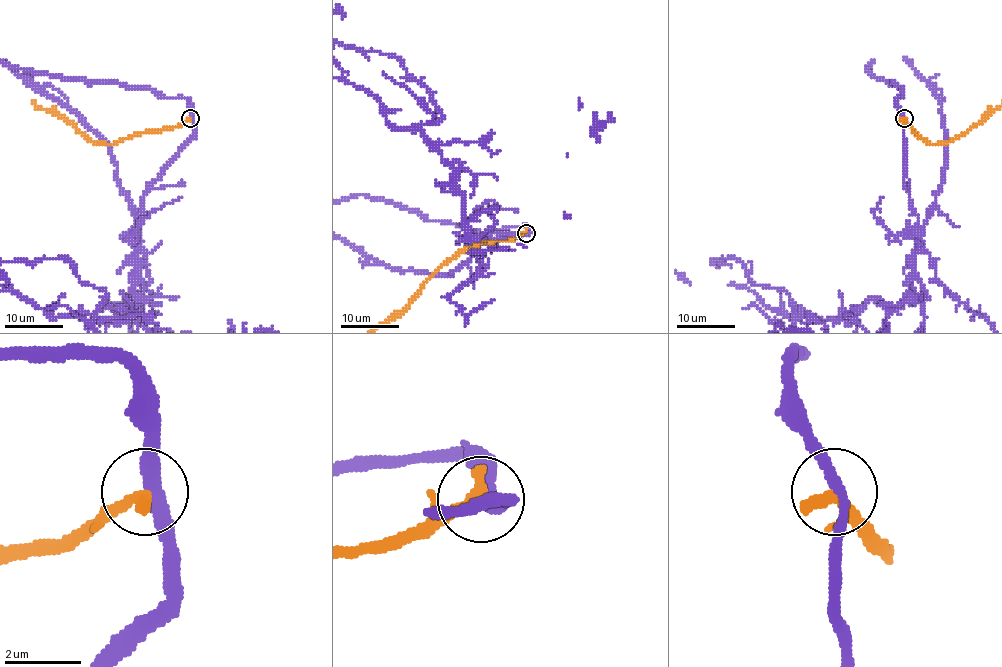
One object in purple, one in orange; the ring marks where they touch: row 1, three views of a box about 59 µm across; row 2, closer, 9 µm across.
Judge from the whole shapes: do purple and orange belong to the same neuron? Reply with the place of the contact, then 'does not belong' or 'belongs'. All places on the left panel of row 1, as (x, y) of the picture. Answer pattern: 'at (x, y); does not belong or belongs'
at (190, 118); does not belong

